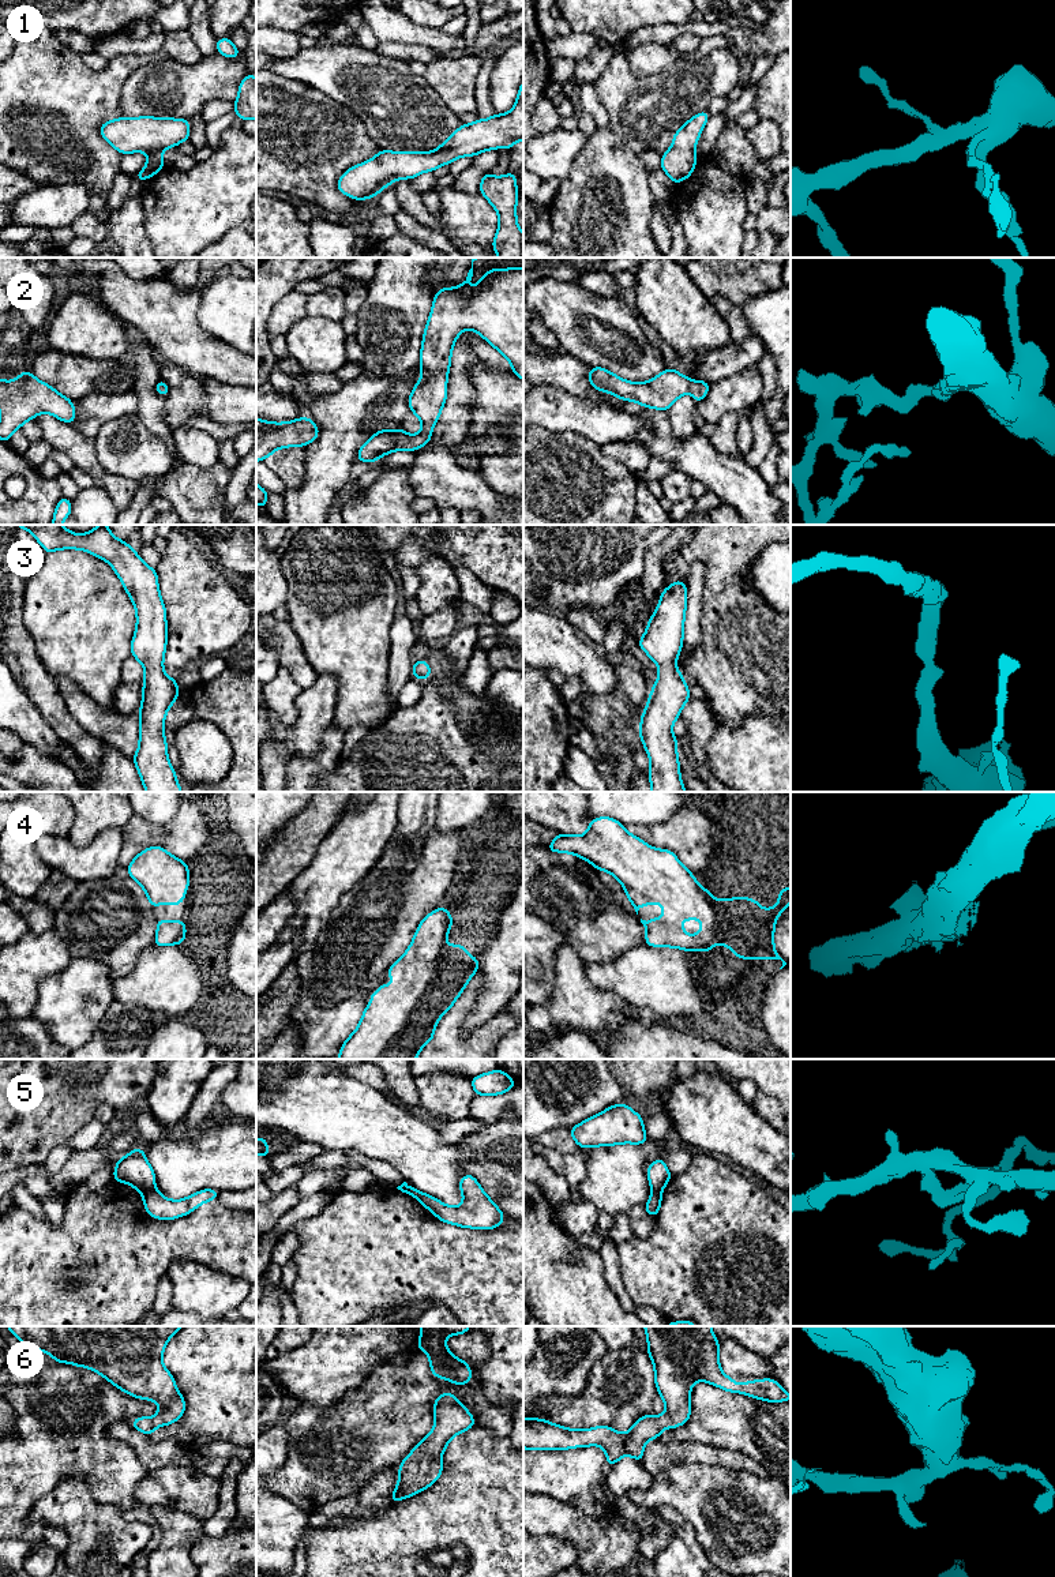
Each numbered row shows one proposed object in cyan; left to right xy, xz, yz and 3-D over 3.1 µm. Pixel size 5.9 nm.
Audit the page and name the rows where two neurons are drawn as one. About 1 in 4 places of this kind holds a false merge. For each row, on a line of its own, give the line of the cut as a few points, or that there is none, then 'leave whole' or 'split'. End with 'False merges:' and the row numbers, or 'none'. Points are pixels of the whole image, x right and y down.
1: cut none; leave whole
2: cut none; leave whole
3: cut none; leave whole
4: cut none; leave whole
5: cut xy (153, 1187), (143, 1193); split
6: cut none; leave whole
False merges: 5

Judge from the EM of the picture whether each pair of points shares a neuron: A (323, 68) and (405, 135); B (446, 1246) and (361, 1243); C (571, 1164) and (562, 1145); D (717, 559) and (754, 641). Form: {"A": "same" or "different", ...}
{"A": "same", "B": "same", "C": "different", "D": "same"}

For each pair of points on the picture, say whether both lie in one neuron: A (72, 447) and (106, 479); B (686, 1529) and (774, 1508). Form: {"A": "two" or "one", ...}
{"A": "one", "B": "two"}

